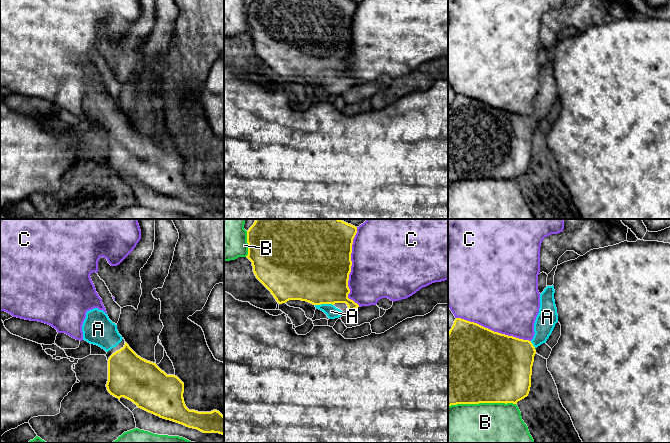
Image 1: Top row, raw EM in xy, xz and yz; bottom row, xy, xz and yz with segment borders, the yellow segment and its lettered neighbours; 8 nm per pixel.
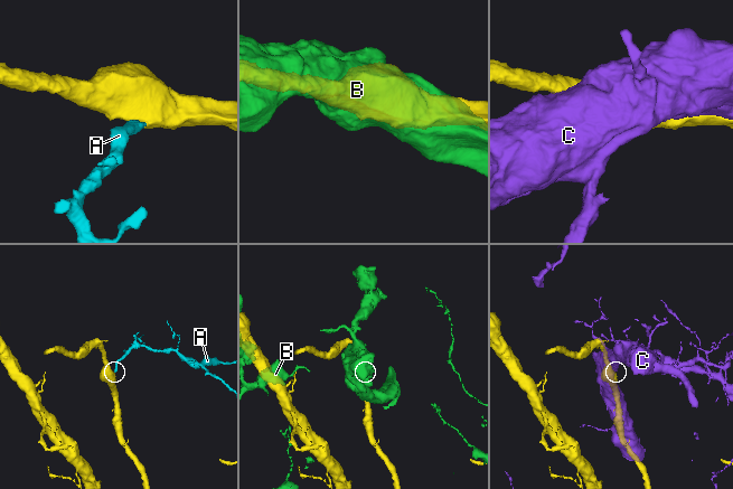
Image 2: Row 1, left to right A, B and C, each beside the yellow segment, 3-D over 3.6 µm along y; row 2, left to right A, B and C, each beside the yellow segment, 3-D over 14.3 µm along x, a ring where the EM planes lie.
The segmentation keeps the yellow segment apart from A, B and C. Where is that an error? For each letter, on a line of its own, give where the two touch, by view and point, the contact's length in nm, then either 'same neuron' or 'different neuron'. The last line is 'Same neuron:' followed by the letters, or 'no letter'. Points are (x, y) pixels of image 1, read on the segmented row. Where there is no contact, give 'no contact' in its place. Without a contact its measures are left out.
A: xz (324, 303) | 150 nm | same neuron
B: yz (481, 402) | 550 nm | different neuron
C: xz (350, 268) | 650 nm | different neuron
Same neuron: A

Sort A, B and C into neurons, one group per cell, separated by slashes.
A / B / C

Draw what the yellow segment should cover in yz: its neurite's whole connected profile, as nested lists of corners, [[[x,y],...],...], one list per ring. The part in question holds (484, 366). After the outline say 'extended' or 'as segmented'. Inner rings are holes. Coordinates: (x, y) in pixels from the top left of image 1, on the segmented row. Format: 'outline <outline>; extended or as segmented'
outline [[[554,286],[540,294],[539,313],[531,341],[494,332],[477,323],[456,318],[448,332],[448,406],[457,404],[513,403],[528,396],[536,348],[551,335],[558,322]]]; extended

